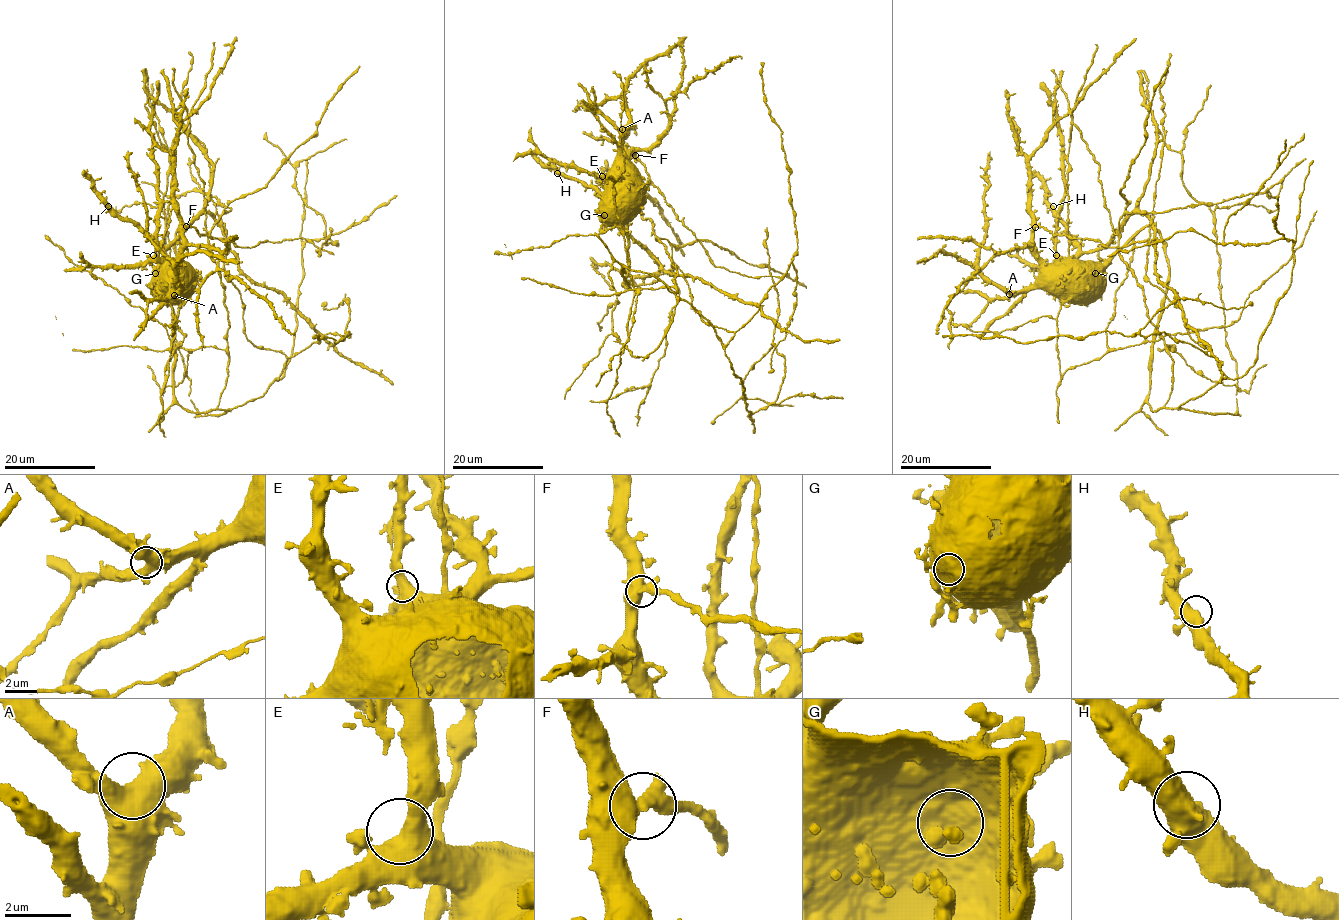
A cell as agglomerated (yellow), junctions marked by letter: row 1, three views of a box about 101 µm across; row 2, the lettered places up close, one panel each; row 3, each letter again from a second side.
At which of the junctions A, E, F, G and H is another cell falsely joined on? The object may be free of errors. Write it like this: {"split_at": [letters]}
{"split_at": ["F"]}

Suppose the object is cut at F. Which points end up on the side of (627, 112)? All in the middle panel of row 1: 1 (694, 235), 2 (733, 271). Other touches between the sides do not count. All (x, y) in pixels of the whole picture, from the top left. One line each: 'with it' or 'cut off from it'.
1: cut off from it
2: cut off from it

